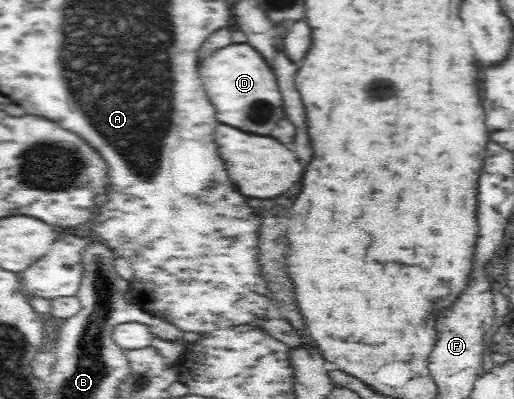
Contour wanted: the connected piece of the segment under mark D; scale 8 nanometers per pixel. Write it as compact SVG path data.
M228 44L210 54L198 66L202 86L216 110L218 122L248 130L252 134L268 134L278 118L282 118L282 100L274 74L266 68L260 54L248 44Z

